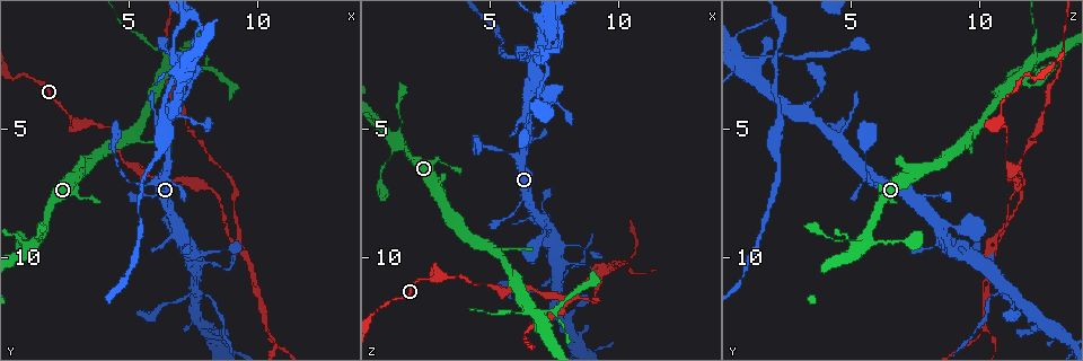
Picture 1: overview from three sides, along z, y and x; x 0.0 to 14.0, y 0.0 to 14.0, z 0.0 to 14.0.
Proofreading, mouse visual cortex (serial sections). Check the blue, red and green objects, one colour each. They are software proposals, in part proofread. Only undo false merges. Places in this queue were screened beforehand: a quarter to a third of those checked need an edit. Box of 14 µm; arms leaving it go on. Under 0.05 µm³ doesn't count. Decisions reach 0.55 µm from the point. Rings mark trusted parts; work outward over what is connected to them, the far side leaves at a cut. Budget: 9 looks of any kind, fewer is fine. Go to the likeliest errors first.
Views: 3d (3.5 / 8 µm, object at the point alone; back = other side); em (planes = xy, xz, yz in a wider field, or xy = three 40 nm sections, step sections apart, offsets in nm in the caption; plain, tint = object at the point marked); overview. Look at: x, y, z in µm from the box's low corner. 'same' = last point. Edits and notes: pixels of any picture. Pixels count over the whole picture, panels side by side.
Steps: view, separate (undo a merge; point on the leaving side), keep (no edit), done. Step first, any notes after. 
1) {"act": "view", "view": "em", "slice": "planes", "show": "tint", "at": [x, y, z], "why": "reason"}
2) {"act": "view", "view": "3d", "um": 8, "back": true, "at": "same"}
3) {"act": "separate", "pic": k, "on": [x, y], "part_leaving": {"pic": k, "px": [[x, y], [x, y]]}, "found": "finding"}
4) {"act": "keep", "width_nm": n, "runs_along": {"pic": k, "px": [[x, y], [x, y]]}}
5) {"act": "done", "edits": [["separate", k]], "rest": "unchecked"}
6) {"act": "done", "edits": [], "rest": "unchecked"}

{"act": "view", "view": "3d", "um": 8, "at": [9.0, 9.5, 10.4], "why": "branch point"}

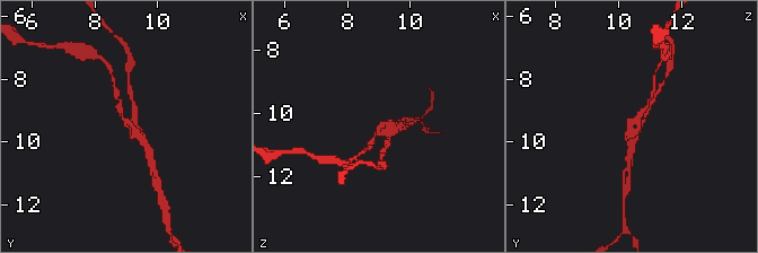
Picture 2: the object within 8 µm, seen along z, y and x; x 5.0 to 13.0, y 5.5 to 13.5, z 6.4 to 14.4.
{"act": "view", "view": "em", "slice": "planes", "show": "tint", "at": [9.0, 9.3, 10.4]}

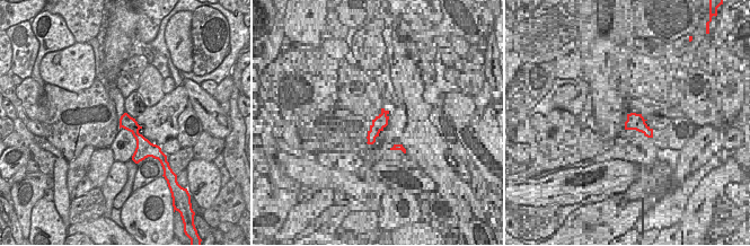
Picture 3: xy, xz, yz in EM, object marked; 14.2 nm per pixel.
{"act": "separate", "pic": 2, "on": [134, 107], "found": "a second cell is stuck on"}

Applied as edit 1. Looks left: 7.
{"act": "view", "view": "3d", "um": 3.5, "at": [6.9, 3.6, 2.0], "why": "looks like a crossing"}

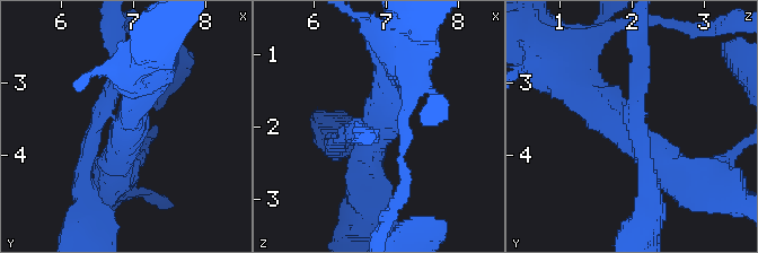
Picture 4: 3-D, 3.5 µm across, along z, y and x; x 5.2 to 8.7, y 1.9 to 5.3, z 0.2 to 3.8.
{"act": "view", "view": "em", "slice": "xy", "step": 3, "show": "tint", "at": [6.85, 3.75, 2.00], "arms": 4, "arm_widths_nm": [200, 250, 400, 450]}

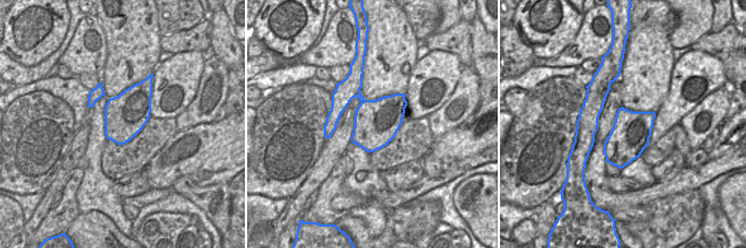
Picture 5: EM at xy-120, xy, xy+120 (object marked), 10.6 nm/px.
{"act": "separate", "pic": 4, "on": [642, 81], "part_leaving": {"pic": 4, "px": [[111, 114], [94, 124], [84, 208]]}, "found": "a second cell is stuck on"}

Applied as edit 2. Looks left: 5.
{"act": "view", "view": "3d", "um": 3.5, "at": [6.9, 2.3, 12.1], "why": "four arms meet"}

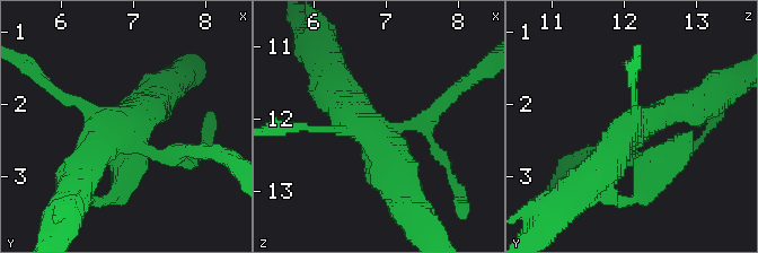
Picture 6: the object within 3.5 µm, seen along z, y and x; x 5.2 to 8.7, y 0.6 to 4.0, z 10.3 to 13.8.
{"act": "view", "view": "em", "slice": "xy", "step": 1, "show": "tint", "at": [6.85, 2.35, 12.10], "why": "need the tissue"}

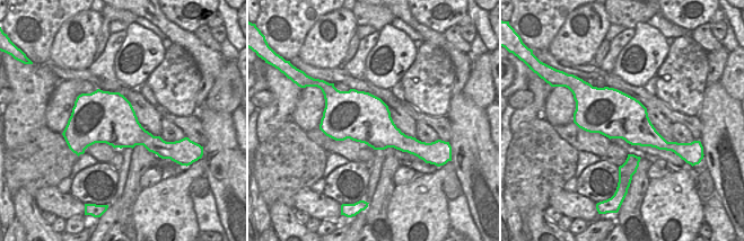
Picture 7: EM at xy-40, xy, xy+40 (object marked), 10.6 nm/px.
{"act": "keep", "runs_along": {"pic": 6, "px": [[329, 86], [375, 129], [398, 190]]}, "found": "one cell here"}

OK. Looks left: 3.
{"act": "view", "view": "3d", "um": 8, "at": [7.6, 11.1, 11.0], "why": "sharp bend"}

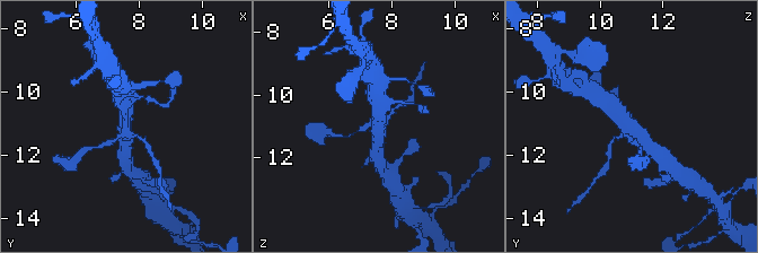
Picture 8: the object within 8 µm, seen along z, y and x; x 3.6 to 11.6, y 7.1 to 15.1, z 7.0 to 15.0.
{"act": "view", "view": "3d", "um": 3.5, "at": [7.6, 11.1, 11.0]}

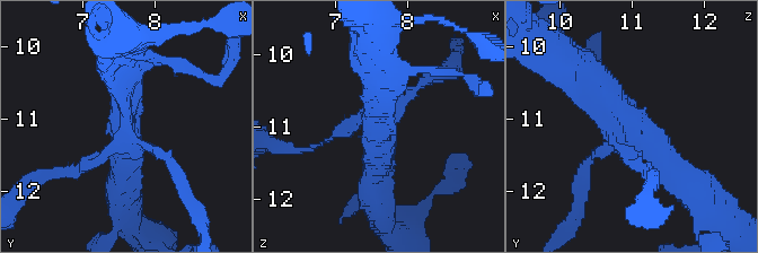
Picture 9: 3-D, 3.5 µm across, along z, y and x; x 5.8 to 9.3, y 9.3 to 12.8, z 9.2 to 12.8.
{"act": "keep", "arm_widths_nm": [150, 150, 350, 400], "runs_along": {"pic": 9, "px": [[583, 68], [687, 185]]}, "found": "continuous, no second cell"}

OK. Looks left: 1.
{"act": "done", "edits": [["separate", 2], ["separate", 4]], "rest": "unchecked"}

